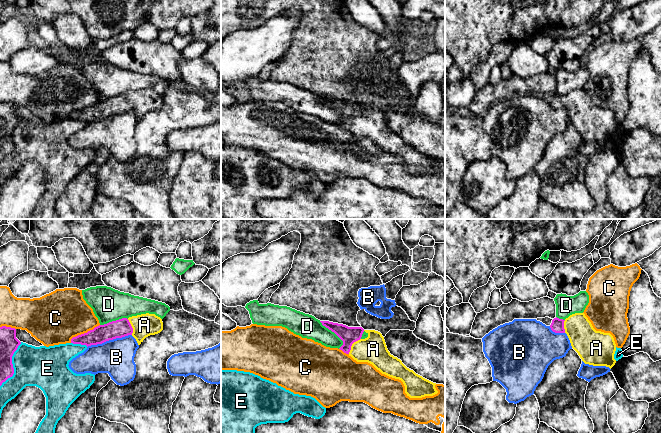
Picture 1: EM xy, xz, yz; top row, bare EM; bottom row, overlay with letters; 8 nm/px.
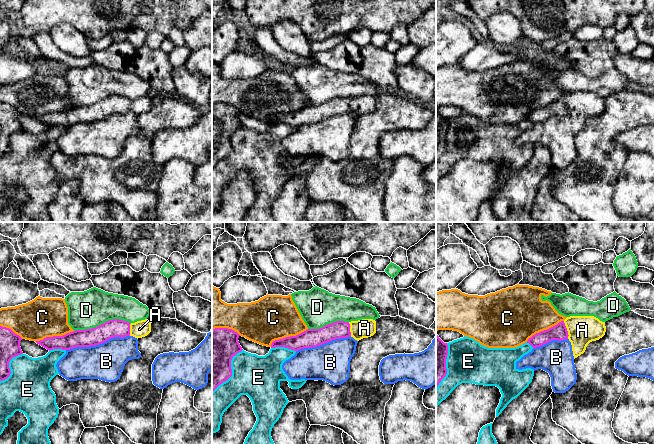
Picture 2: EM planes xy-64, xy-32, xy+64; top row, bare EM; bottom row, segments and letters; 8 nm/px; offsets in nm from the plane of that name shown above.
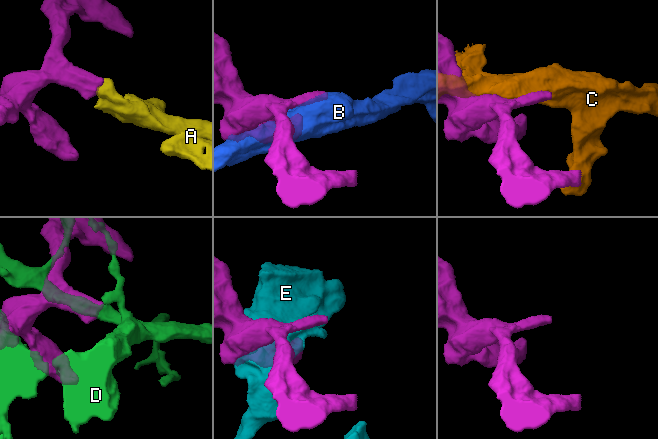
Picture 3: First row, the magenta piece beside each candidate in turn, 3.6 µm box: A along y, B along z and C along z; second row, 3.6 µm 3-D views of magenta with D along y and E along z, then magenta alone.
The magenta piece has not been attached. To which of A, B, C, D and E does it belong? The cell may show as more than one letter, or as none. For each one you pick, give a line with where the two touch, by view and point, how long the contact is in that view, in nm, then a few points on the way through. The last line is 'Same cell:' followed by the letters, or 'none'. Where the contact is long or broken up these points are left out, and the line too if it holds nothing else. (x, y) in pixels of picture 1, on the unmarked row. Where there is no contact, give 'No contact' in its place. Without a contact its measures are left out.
A: Touches magenta at xz (351, 121). Shared border 160 nm. Path across: xz (349, 111), (351, 113), (351, 121), (359, 125), (373, 125)
Same cell: A

